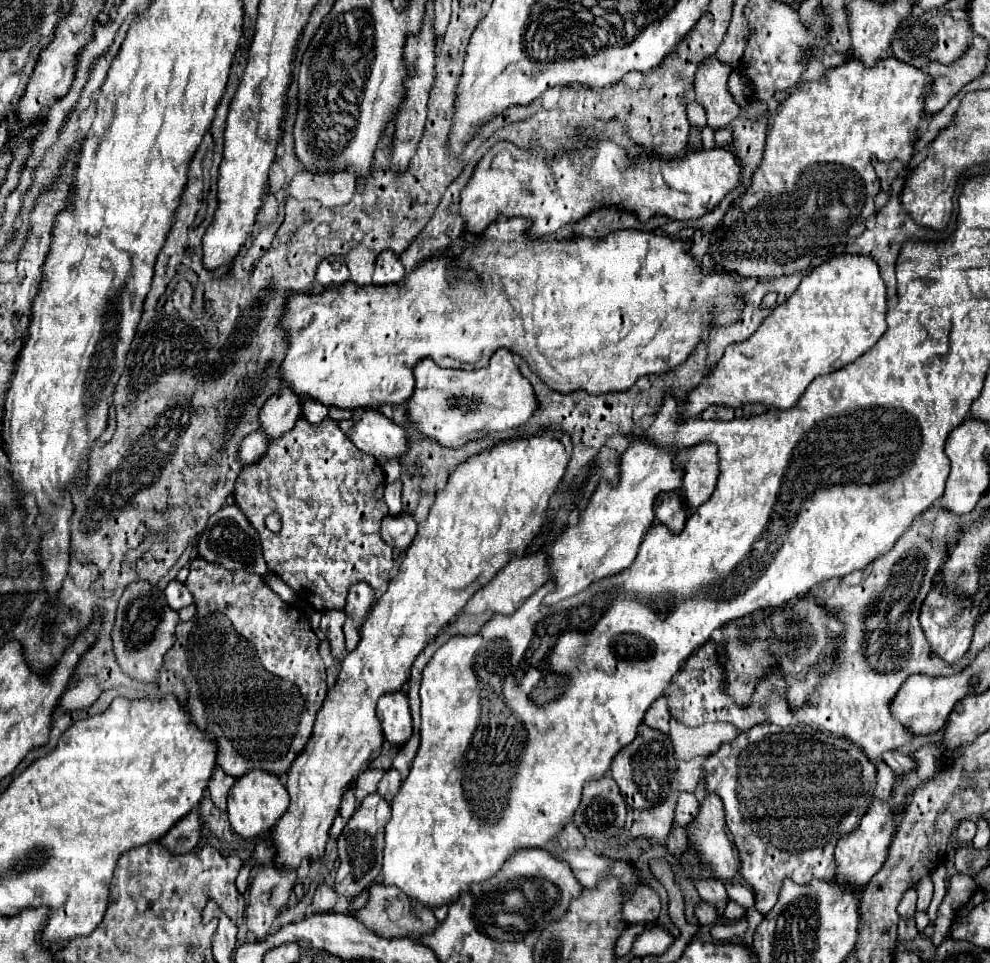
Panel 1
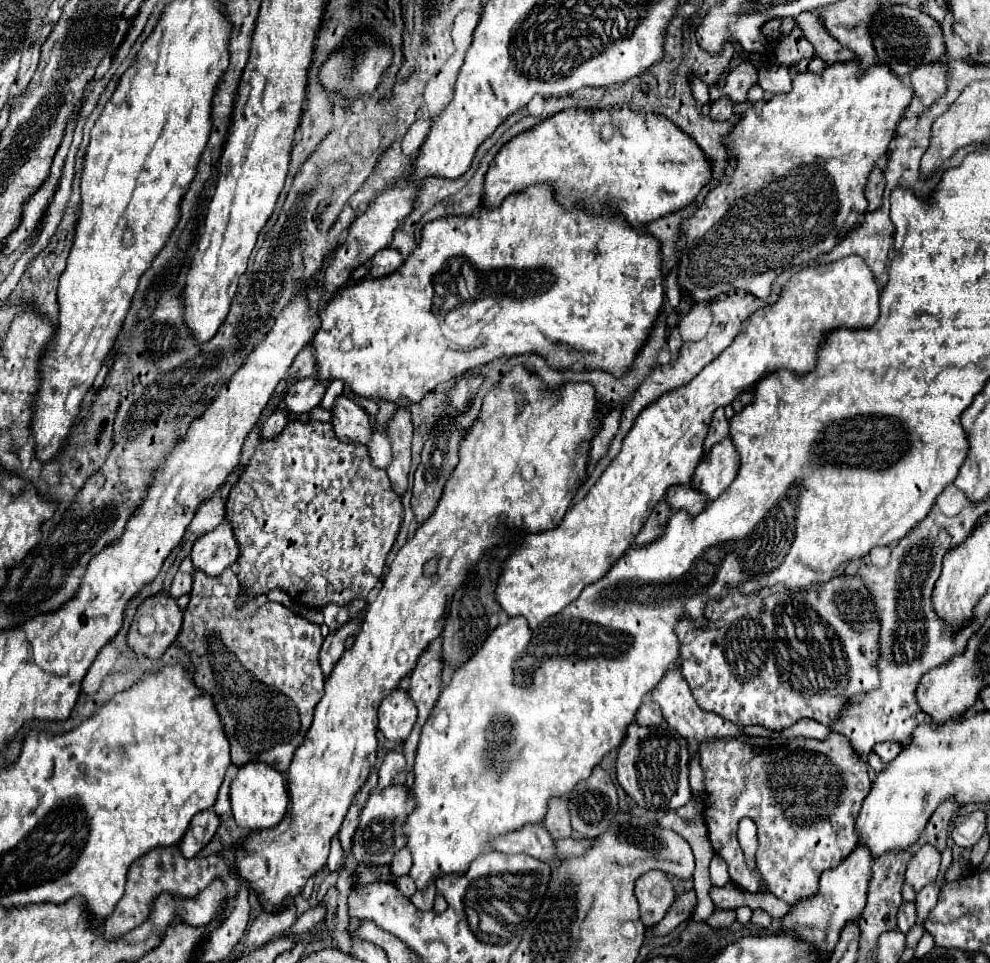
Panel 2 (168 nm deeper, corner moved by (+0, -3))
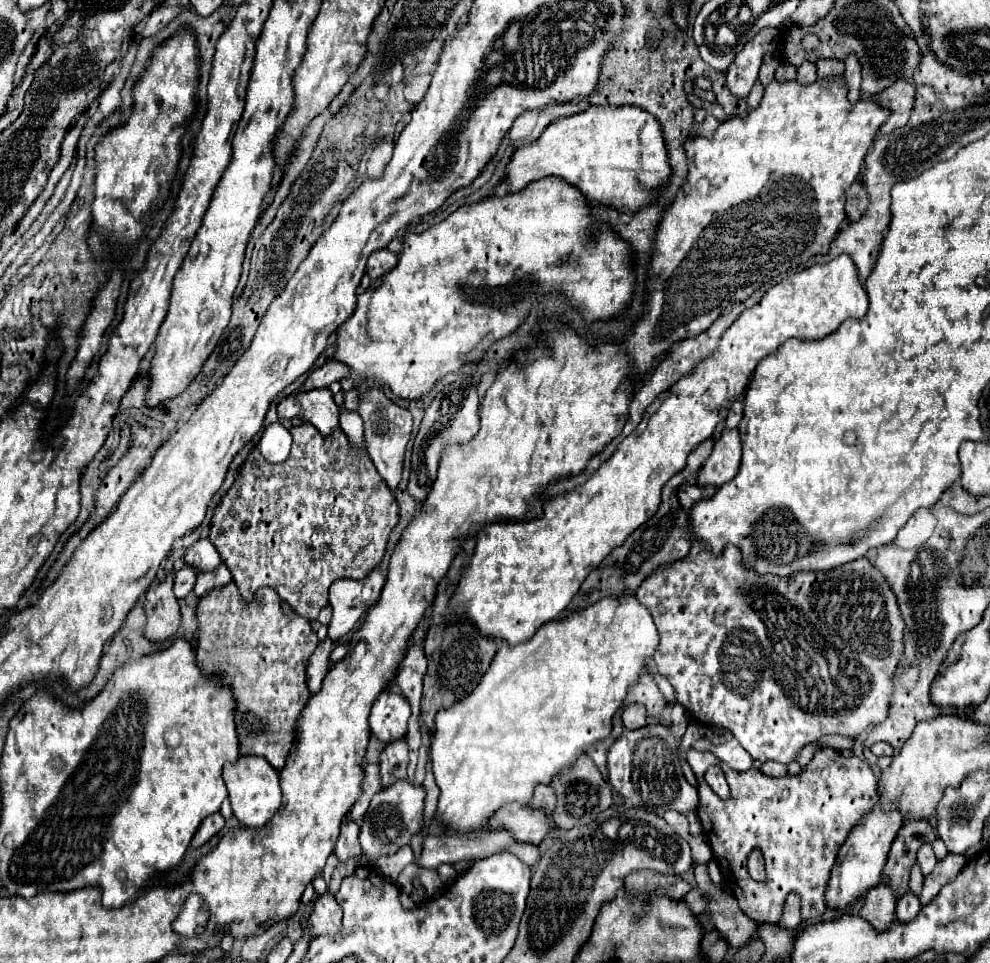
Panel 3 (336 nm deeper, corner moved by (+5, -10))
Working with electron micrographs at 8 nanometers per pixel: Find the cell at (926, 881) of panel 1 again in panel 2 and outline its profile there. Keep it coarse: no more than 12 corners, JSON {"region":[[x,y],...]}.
{"region":[[931,845],[917,851],[905,881],[919,893],[935,881],[941,853]]}

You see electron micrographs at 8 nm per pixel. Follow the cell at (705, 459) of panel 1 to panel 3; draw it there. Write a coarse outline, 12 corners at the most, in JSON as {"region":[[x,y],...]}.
{"region":[[724,430],[698,474],[698,484],[722,486],[740,468],[738,430]]}

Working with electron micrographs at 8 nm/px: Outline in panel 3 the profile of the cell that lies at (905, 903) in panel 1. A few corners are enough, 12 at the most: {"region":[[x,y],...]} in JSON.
{"region":[[918,864],[910,870],[908,888],[918,894],[922,890],[922,876]]}

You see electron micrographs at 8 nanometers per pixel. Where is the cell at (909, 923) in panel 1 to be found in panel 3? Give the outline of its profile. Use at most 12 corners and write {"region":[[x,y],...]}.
{"region":[[910,890],[896,902],[896,920],[908,922],[920,912],[920,900]]}

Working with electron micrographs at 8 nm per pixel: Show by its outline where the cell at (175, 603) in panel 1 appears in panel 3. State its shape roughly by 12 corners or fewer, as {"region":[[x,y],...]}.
{"region":[[184,564],[176,572],[174,594],[184,598],[196,584],[196,570]]}

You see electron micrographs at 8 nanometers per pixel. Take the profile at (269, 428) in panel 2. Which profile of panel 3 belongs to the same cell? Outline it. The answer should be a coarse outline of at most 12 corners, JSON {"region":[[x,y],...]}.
{"region":[[328,388],[294,392],[280,420],[304,416],[322,436],[338,428],[340,408]]}

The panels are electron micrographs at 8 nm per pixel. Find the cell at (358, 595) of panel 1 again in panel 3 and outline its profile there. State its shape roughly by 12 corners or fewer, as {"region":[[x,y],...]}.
{"region":[[332,638],[322,640],[306,662],[310,694],[322,688]]}

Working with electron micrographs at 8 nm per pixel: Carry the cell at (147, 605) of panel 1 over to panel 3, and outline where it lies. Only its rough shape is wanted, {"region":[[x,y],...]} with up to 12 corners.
{"region":[[174,572],[144,596],[146,638],[162,642],[180,626]]}

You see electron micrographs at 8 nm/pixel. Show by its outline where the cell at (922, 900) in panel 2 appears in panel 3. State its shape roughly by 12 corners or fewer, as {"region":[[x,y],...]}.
{"region":[[948,854],[924,878],[920,902],[926,906],[966,864],[964,856]]}

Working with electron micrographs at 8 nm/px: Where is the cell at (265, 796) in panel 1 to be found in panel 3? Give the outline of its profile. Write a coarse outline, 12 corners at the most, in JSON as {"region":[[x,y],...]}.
{"region":[[260,756],[226,764],[234,816],[264,826],[282,804],[278,772]]}

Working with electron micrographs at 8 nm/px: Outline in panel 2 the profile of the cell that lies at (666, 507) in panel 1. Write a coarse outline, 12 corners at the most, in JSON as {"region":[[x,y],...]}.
{"region":[[675,485],[665,501],[673,511],[697,515],[705,507],[703,493]]}

